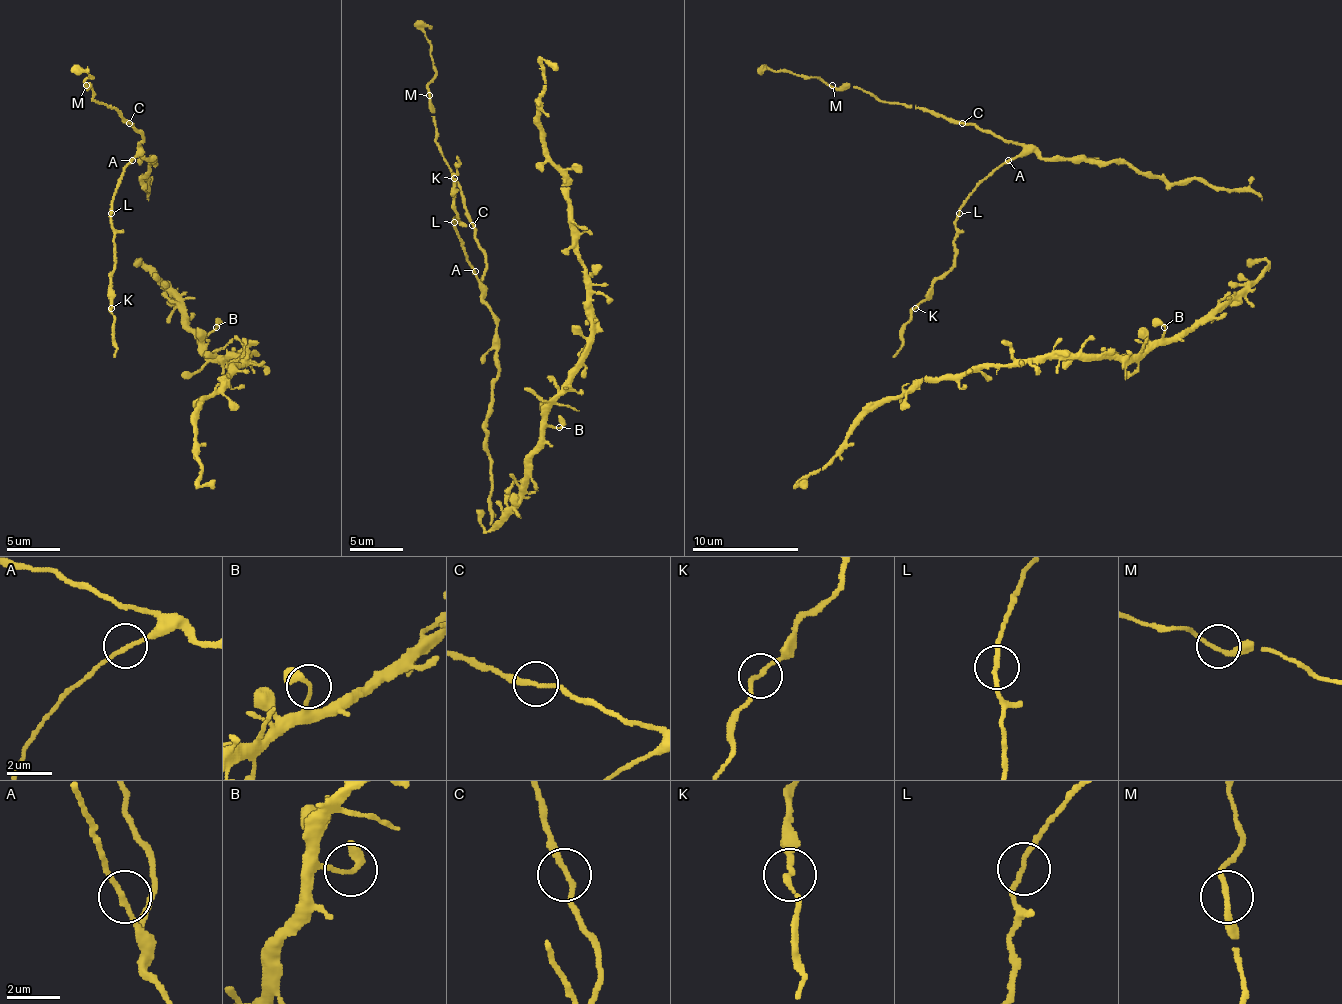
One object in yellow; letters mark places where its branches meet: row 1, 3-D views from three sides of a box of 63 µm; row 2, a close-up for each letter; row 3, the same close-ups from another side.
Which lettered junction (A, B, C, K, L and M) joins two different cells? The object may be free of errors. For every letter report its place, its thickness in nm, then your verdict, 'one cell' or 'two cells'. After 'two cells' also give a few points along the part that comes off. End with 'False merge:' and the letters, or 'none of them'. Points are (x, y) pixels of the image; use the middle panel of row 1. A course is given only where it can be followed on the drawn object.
A: place (475, 271); calibre 180 nm; one cell
B: place (559, 427); calibre 240 nm; one cell
C: place (472, 225); calibre 200 nm; one cell
K: place (454, 178); calibre 190 nm; one cell
L: place (454, 222); calibre 180 nm; one cell
M: place (429, 95); calibre 190 nm; one cell
False merge: none of them

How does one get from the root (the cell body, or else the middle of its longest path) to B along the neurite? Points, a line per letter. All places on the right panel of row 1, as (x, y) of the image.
B: (1265, 258), (1268, 266), (1222, 306), (1217, 306), (1206, 316), (1201, 316), (1172, 338), (1164, 338), (1164, 327)

